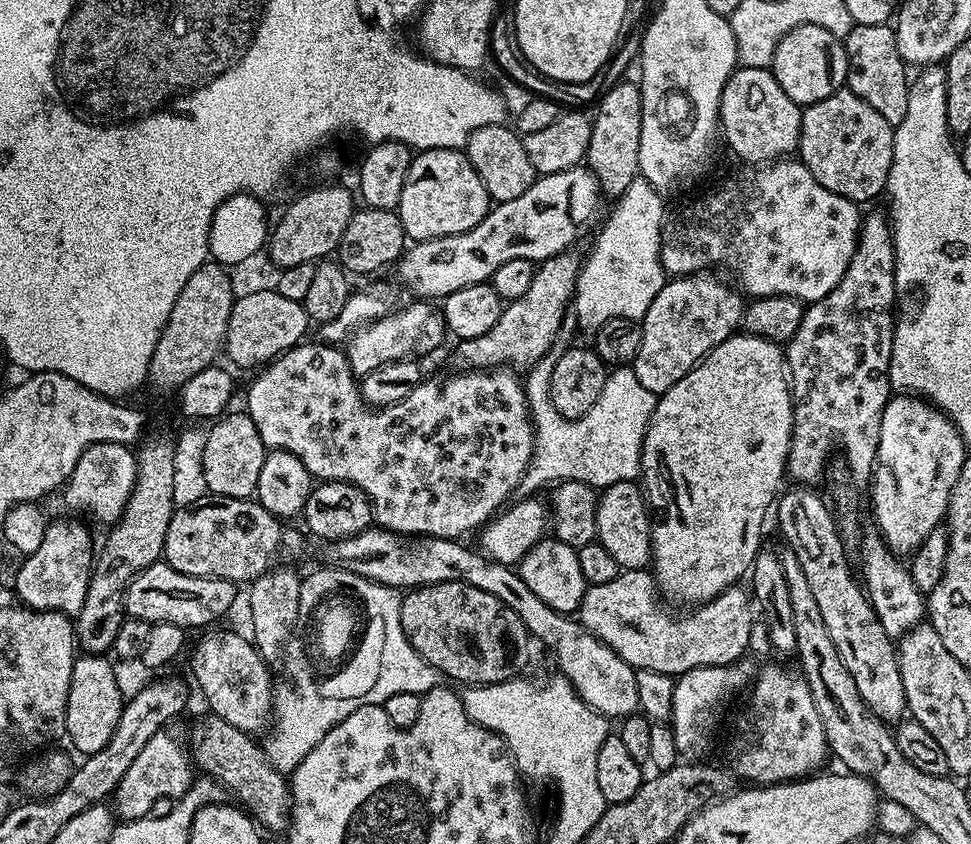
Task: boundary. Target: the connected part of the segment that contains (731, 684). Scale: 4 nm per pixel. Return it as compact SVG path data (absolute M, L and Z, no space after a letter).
M741 658L734 664L702 666L675 677L676 685L672 695L672 718L670 727L674 736L674 746L685 761L692 762L708 748L712 735L716 732L716 719L724 712L724 707L732 700L739 688L747 689L754 679L754 668Z

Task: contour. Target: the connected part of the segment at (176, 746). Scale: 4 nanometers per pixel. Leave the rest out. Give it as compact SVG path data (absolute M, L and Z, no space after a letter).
M162 730L142 746L142 751L138 758L122 774L122 782L118 782L114 793L114 812L117 817L120 816L124 822L139 822L153 811L159 800L168 800L175 802L188 792L194 779L194 765L190 759L190 752L187 747L184 748L168 733L168 730Z

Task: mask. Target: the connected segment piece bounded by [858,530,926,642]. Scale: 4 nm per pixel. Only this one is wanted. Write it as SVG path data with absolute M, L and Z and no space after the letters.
M871 531L863 533L858 549L860 560L864 563L862 584L874 614L878 614L878 622L882 622L882 630L886 630L886 634L893 642L898 642L911 628L918 627L925 619L926 596L918 590L918 586L914 586L911 571L905 565L904 568L900 565L903 563L896 553L889 550L879 531Z

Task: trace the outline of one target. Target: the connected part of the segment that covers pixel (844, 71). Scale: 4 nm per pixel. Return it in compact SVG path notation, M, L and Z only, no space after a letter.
M803 24L778 42L772 55L770 65L772 76L790 94L796 104L807 106L814 102L822 102L822 98L830 98L830 94L841 91L848 78L848 59L844 53L841 37L830 34L822 26Z

